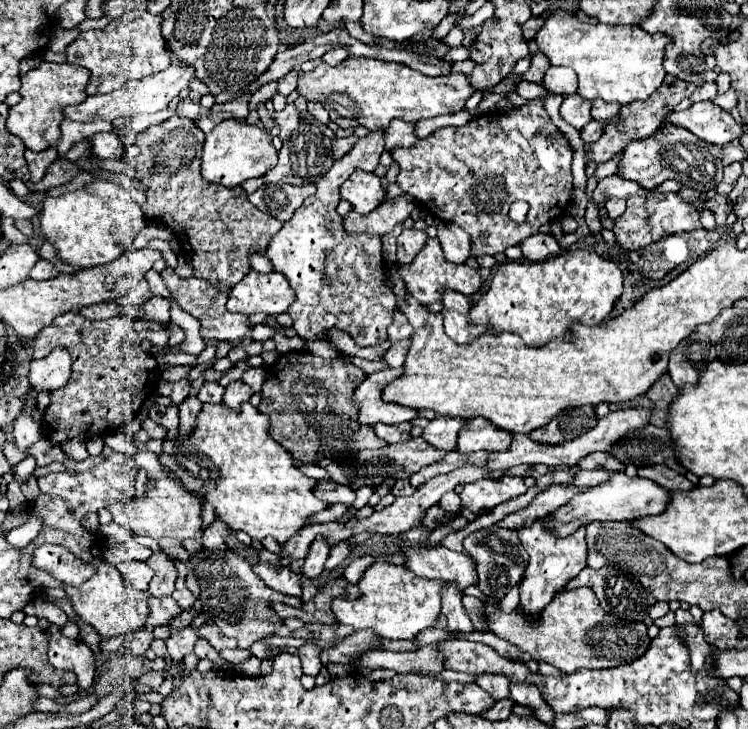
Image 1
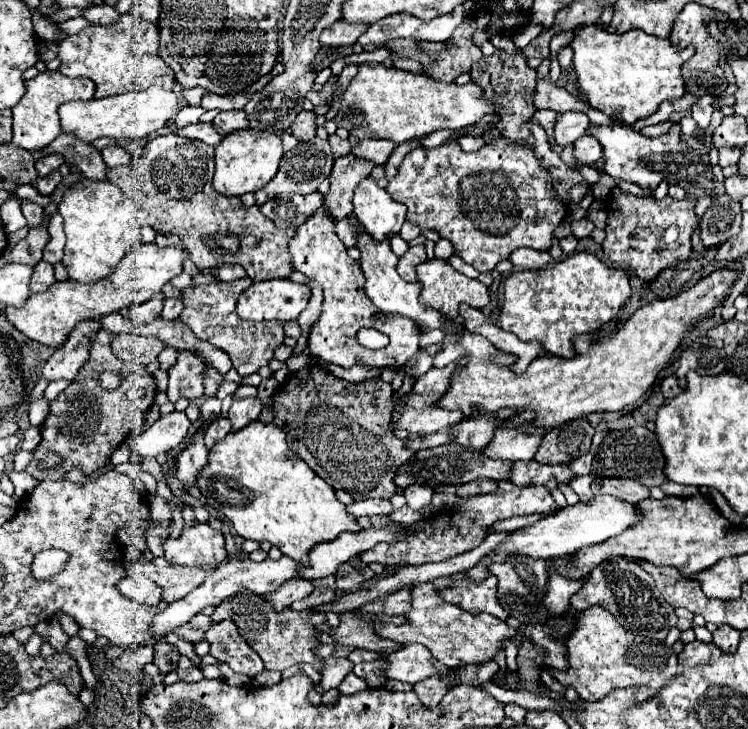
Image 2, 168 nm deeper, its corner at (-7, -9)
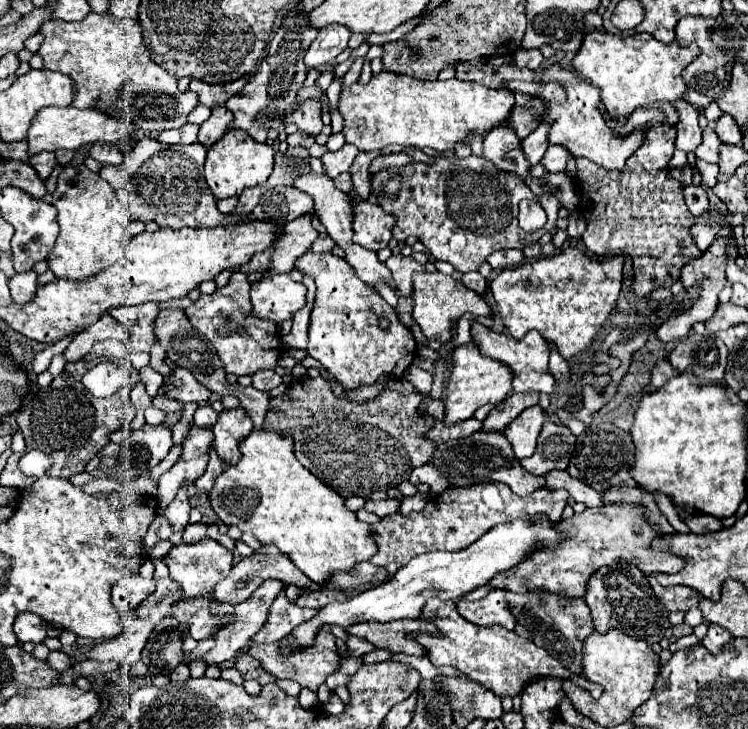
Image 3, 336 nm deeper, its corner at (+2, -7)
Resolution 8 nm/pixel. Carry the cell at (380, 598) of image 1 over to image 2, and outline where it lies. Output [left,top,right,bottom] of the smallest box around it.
[373,583,515,667]

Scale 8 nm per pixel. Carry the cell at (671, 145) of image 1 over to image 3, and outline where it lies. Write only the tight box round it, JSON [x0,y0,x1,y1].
[540,65,644,169]

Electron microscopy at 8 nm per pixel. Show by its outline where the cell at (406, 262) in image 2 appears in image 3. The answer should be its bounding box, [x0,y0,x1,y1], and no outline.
[386,255,424,297]

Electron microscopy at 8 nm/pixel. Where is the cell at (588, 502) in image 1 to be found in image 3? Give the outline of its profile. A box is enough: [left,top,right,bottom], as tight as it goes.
[278,517,560,657]

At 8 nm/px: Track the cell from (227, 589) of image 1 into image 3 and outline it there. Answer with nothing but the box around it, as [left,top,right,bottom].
[250,627,340,691]

